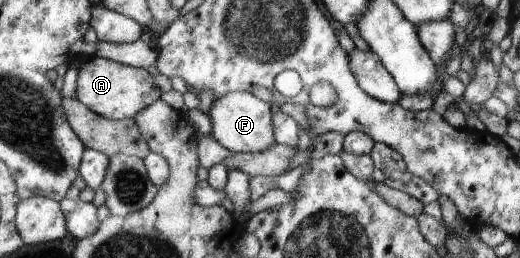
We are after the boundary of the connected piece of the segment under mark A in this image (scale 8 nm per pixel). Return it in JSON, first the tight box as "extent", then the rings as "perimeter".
{"extent":[76,56,162,120],"perimeter":[[[97,56],[82,59],[78,68],[76,99],[99,116],[113,120],[128,119],[161,98],[162,91],[153,78],[141,67],[130,67]]]}

